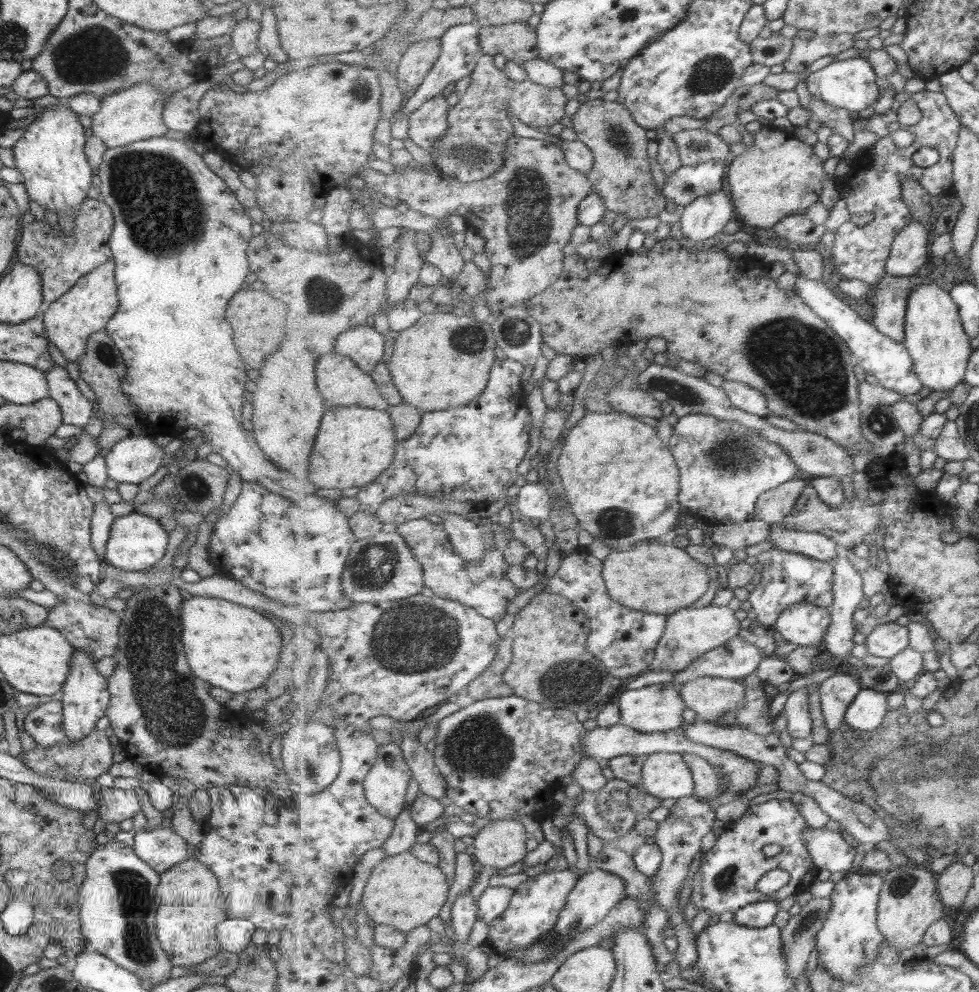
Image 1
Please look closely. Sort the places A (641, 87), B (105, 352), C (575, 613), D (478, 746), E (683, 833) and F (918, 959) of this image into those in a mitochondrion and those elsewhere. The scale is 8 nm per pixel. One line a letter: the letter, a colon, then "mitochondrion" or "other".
A: other
B: mitochondrion
C: other
D: mitochondrion
E: other
F: other

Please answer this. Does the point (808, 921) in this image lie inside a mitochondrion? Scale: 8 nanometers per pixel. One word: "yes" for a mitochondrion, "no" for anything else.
yes

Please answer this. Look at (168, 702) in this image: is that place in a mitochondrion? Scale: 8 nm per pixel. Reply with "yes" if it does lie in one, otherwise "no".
yes

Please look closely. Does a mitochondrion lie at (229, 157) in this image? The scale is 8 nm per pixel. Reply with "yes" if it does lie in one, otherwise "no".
no

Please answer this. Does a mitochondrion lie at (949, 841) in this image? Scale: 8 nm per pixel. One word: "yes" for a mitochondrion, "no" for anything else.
no

